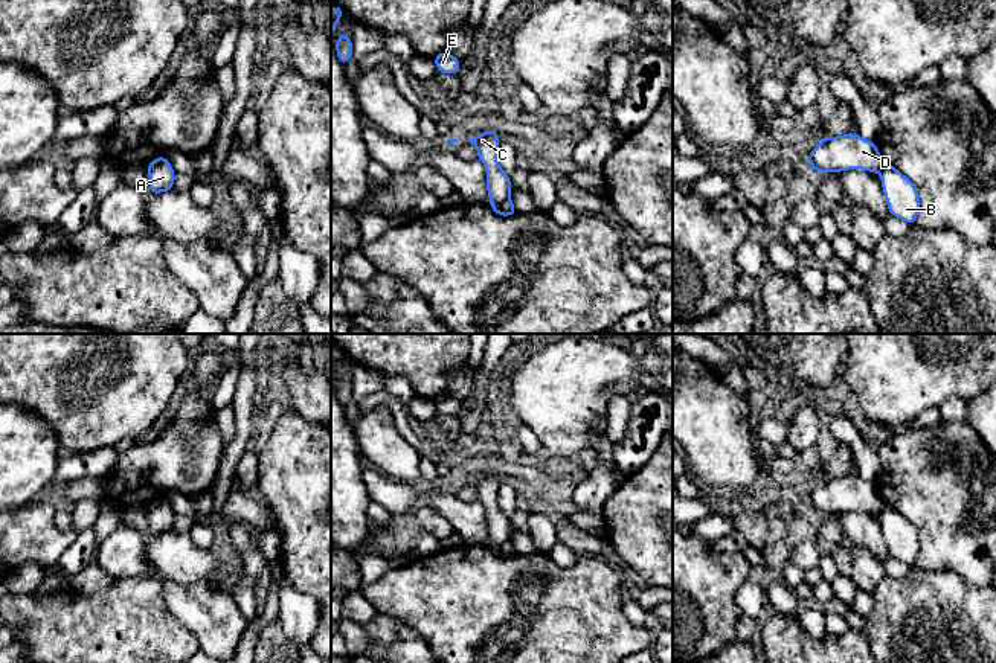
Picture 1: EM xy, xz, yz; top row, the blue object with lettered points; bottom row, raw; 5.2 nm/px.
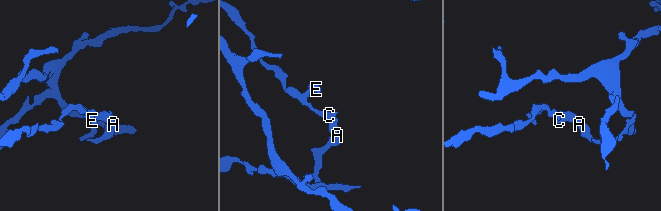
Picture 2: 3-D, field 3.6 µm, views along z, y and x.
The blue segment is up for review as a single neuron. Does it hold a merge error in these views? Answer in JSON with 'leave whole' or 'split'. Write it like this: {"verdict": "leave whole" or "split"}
{"verdict": "split"}

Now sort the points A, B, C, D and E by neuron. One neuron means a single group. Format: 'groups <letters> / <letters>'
groups A B / C D E

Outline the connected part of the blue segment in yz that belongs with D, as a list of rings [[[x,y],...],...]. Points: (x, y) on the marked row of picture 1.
[[[857,133],[837,137],[821,137],[807,159],[810,168],[827,174],[850,169],[879,172],[885,165],[876,143],[865,140]]]

